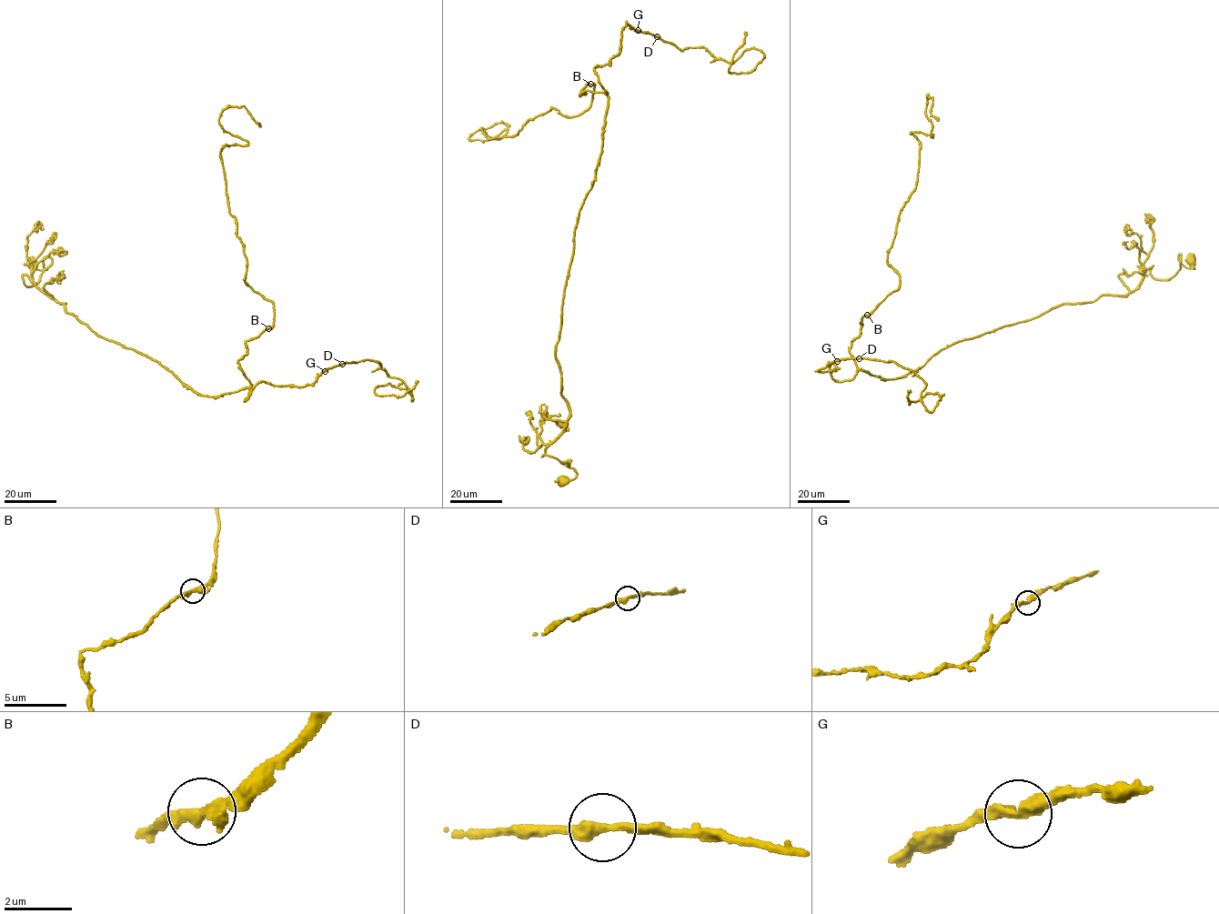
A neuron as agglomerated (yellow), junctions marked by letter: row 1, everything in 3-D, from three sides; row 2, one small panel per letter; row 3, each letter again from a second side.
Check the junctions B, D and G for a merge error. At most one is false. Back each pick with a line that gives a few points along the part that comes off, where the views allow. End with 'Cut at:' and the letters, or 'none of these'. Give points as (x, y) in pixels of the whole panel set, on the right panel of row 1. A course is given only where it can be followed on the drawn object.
Cut at: none of these

